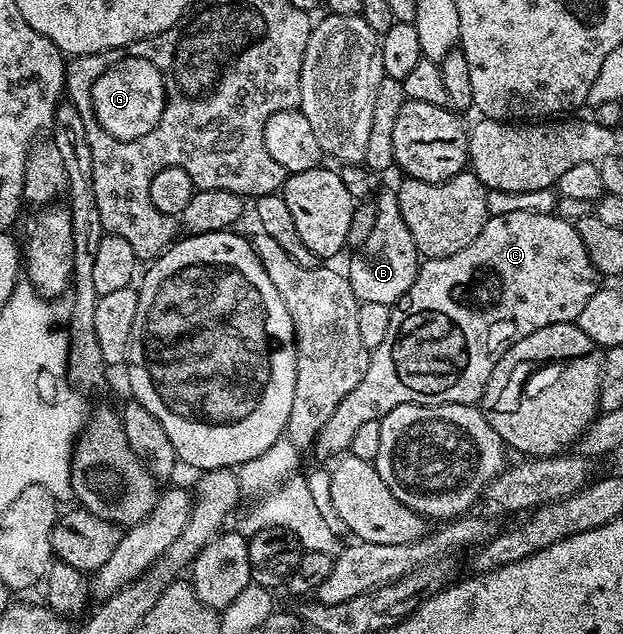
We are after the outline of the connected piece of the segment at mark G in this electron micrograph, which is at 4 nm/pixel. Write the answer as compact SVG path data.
M145 57L119 58L94 83L92 106L99 125L112 138L133 141L149 134L161 121L165 107L164 77Z

